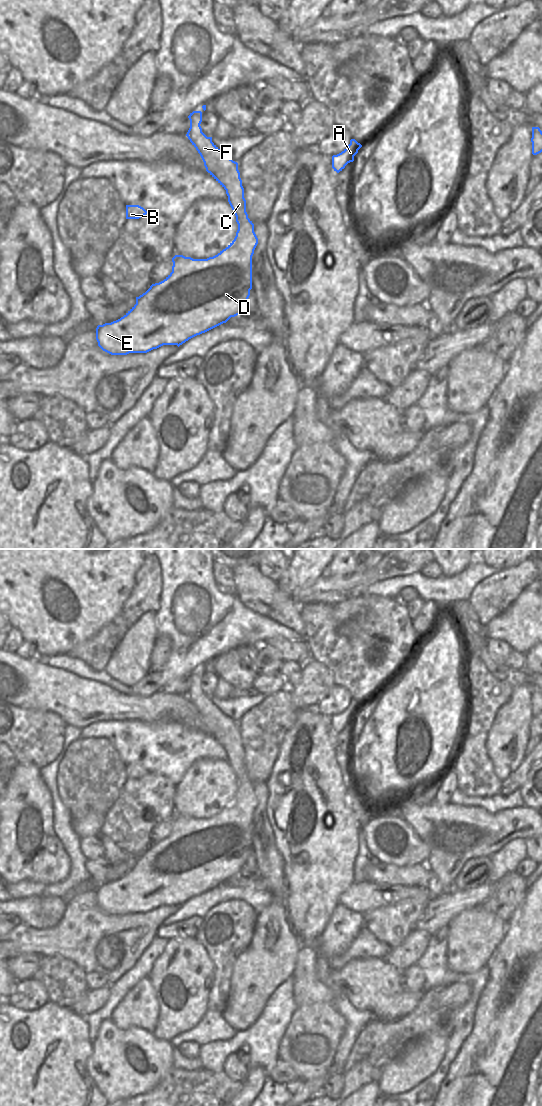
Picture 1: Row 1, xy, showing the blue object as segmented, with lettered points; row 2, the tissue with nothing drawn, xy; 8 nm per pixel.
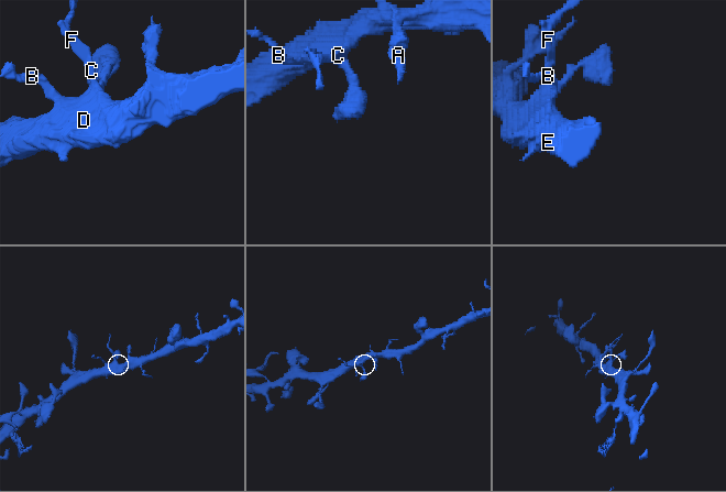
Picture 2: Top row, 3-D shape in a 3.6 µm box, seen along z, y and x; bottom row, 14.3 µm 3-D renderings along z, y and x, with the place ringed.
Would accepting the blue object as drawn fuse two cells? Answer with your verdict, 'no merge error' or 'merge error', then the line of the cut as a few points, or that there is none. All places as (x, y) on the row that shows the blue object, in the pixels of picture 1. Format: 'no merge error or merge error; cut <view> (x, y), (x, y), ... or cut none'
no merge error; cut none

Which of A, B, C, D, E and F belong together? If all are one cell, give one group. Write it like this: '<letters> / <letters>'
A B C D E F

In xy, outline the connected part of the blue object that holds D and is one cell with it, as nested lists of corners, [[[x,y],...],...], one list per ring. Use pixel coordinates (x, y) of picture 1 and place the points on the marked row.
[[[193,111],[188,116],[190,128],[186,134],[200,154],[206,171],[226,190],[228,202],[236,216],[238,230],[234,240],[222,251],[207,259],[193,259],[183,255],[172,258],[172,272],[161,282],[136,297],[136,304],[120,319],[98,325],[98,346],[111,355],[147,353],[163,345],[178,347],[189,339],[205,333],[231,317],[240,315],[252,289],[252,256],[258,244],[254,224],[246,212],[244,188],[238,163],[227,157],[207,137],[200,126],[202,112]]]

